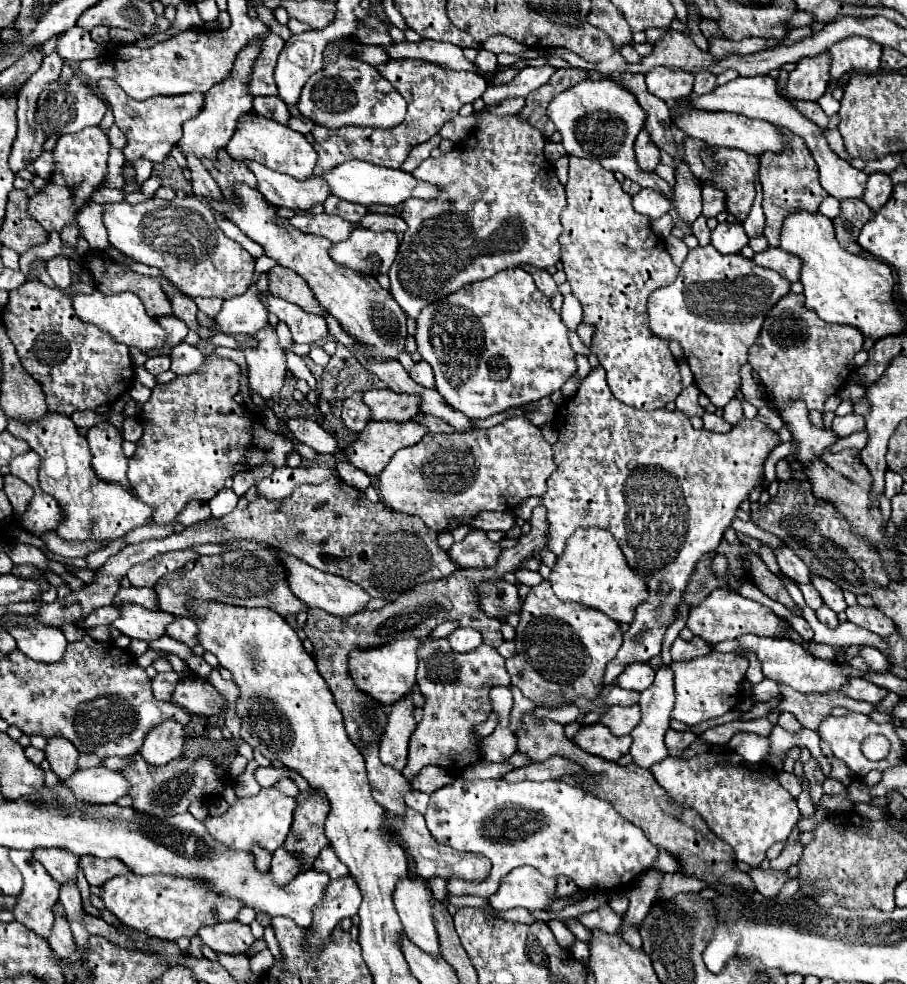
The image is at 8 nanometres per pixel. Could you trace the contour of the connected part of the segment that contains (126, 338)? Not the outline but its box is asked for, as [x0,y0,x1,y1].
[72,290,166,352]

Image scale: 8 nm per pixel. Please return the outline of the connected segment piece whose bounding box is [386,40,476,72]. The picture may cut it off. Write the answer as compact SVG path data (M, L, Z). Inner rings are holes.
M422 40L422 42L402 42L392 44L386 48L390 58L418 58L428 60L440 66L446 66L450 70L474 70L474 64L468 62L462 54L460 46L454 46L450 42L436 42L436 40Z

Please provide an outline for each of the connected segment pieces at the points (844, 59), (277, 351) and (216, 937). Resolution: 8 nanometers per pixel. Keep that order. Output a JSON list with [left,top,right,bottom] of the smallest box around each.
[[830,36,882,80],[240,328,284,400],[198,920,254,954]]

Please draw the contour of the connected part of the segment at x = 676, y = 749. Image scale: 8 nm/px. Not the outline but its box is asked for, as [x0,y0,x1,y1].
[666,730,696,756]

